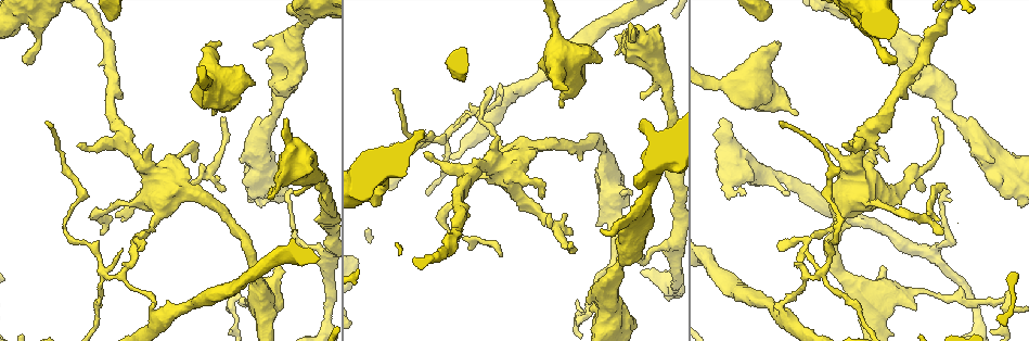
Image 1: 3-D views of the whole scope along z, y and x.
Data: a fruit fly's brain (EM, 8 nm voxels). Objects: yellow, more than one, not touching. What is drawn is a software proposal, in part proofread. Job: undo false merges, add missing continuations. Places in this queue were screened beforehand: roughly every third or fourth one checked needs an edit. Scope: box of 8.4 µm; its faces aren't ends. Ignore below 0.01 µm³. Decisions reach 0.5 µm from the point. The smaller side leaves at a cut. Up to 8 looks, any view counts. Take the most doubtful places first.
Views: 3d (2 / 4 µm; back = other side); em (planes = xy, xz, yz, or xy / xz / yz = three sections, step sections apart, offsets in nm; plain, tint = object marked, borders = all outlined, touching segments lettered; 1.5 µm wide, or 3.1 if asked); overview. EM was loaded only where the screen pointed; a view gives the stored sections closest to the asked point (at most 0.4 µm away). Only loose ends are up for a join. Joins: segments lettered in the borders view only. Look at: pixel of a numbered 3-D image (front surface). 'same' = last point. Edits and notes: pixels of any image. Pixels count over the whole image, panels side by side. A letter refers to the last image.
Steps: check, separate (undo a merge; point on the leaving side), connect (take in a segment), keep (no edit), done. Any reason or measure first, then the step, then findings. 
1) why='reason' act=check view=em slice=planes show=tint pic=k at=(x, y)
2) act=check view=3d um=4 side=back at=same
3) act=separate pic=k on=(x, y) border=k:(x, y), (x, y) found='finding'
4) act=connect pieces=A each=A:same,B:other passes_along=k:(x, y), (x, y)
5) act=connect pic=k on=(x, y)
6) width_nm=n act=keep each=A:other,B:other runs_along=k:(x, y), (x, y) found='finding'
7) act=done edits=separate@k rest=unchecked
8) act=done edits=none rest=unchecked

why='a fork' act=check view=3d um=4 pic=1 at=(135, 236)

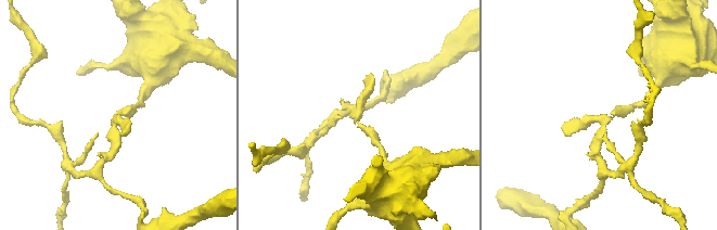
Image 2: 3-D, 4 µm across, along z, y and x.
why='now the EM' act=check view=em slice=planes show=tint pic=2 at=(359, 125)

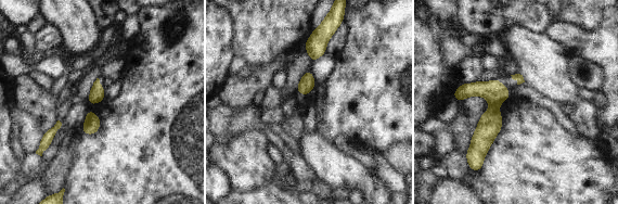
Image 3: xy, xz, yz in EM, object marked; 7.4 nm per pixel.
why='what lies round it' act=check view=em slice=planes show=borders at=same

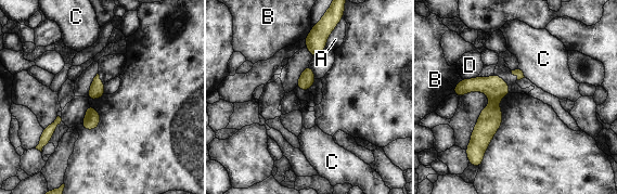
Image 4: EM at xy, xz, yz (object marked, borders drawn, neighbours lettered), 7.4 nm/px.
act=separate pic=4 on=(490, 118) each=A:other,B:other,C:other,D:other border=4:(491, 101), (497, 103) found='two neurons meet here'

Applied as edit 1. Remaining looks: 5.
why='branch stops here' act=check view=3d um=2 pic=1 at=(944, 186)

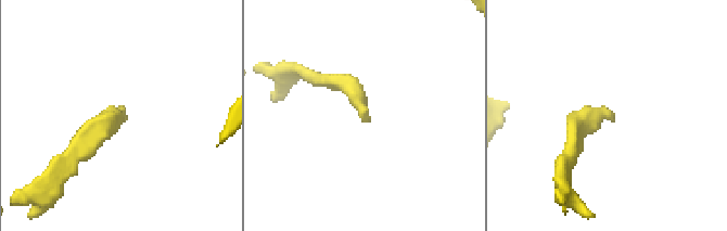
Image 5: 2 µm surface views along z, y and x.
act=check view=em slice=xy step=4 show=borders pic=5 at=(370, 119)

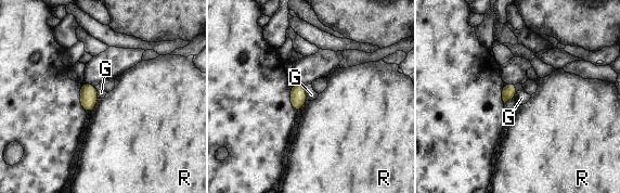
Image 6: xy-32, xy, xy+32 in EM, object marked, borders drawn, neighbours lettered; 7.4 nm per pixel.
why='another direction' act=check view=em slice=planes show=borders at=same

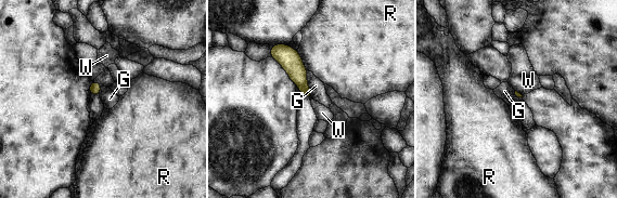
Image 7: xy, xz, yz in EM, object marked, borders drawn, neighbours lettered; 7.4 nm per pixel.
act=keep each=G:other,R:other,W:other found='no lettered segment goes on from it'

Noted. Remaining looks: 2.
act=done edits=separate@4 rest=unchecked

